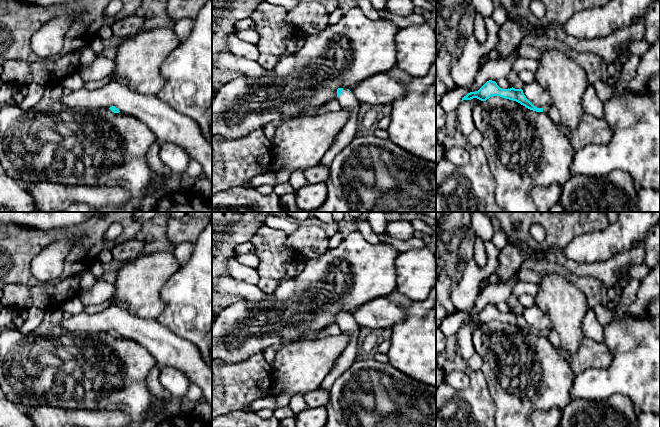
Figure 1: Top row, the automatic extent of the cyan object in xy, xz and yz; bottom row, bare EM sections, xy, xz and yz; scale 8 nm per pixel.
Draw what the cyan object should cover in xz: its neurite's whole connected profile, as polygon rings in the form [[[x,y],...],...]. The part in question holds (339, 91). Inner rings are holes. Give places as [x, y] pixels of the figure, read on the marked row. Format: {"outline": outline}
{"outline": [[[347,88],[337,89],[336,100],[342,109],[348,110],[350,112],[350,118],[333,140],[330,149],[321,159],[320,163],[326,167],[330,167],[335,156],[346,146],[348,146],[360,132],[360,128],[357,125],[358,110],[361,104],[359,100]]]}

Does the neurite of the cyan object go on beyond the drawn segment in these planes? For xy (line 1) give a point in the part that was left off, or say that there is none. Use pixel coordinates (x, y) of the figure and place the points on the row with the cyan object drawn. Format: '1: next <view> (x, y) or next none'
1: next none

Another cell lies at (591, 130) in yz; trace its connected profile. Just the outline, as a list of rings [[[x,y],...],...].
[[[585,115],[575,131],[564,129],[564,134],[568,137],[574,149],[588,144],[610,144],[613,134],[608,123],[591,115]]]

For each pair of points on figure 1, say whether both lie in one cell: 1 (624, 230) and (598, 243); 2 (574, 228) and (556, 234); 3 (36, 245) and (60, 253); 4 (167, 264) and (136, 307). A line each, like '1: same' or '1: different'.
1: same
2: same
3: different
4: same

